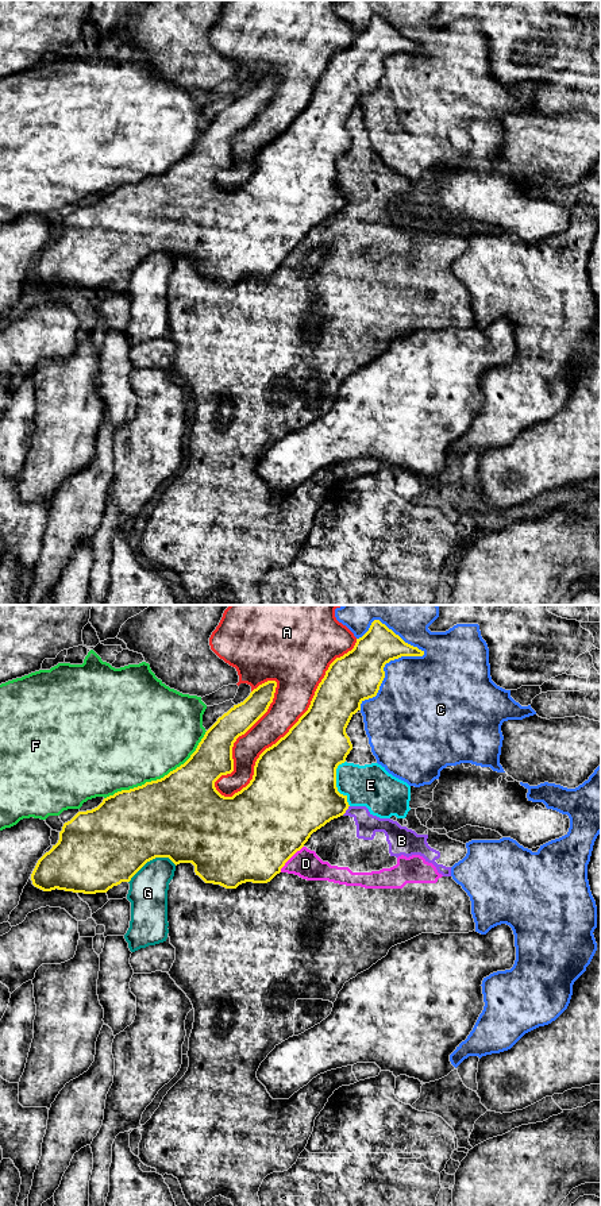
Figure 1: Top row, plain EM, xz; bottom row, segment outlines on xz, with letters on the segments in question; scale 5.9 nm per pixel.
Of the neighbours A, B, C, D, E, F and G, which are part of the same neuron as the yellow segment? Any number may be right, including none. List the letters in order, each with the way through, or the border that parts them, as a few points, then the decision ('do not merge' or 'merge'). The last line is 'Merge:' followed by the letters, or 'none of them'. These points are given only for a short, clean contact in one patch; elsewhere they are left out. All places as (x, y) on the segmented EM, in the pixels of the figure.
A: do not merge
B: border xz (349, 805), (342, 815); do not merge
C: do not merge
D: do not merge
E: do not merge
F: do not merge
G: do not merge
Merge: none of them

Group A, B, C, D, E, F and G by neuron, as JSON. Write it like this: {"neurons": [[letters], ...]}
{"neurons": [["A"], ["B", "D", "E"], ["C"], ["F"], ["G"]]}

